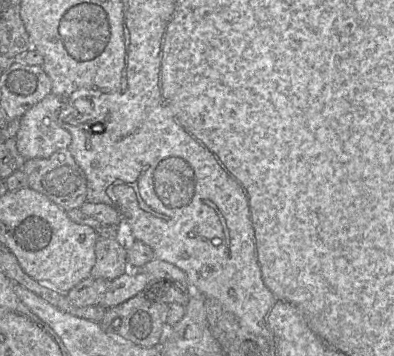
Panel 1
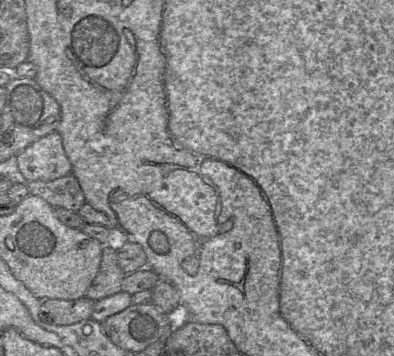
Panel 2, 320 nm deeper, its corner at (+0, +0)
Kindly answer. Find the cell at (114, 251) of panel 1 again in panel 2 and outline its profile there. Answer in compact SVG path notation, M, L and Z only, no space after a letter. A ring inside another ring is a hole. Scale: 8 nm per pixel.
M115 242L103 247L99 271L86 292L86 297L98 301L122 291L125 273L118 263Z

